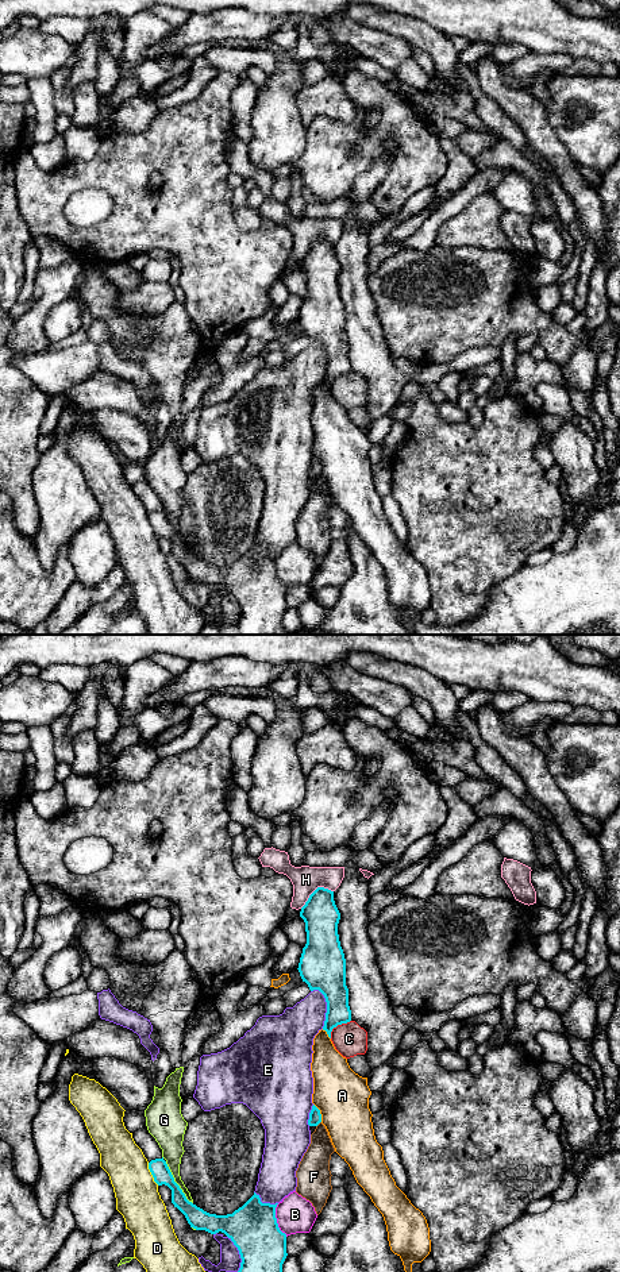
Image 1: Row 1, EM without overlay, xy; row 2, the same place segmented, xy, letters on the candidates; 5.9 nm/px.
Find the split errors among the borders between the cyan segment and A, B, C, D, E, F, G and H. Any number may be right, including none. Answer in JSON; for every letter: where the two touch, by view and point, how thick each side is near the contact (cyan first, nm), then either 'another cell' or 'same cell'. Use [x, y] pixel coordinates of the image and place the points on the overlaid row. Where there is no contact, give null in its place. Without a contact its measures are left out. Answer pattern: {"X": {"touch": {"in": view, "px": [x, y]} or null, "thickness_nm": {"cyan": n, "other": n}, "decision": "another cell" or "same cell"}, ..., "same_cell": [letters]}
{"A": {"touch": {"in": "xy", "px": [319, 1113]}, "thickness_nm": {"cyan": 80, "other": 320}, "decision": "another cell"}, "B": {"touch": {"in": "xy", "px": [276, 1220]}, "thickness_nm": {"cyan": 300, "other": 220}, "decision": "another cell"}, "C": {"touch": {"in": "xy", "px": [337, 1025]}, "thickness_nm": {"cyan": 160, "other": 190}, "decision": "another cell"}, "D": {"touch": {"in": "xy", "px": [151, 1174]}, "thickness_nm": {"cyan": 110, "other": 260}, "decision": "another cell"}, "E": {"touch": {"in": "xy", "px": [327, 1008]}, "thickness_nm": {"cyan": 280, "other": 260}, "decision": "another cell"}, "F": {"touch": {"in": "xy", "px": [319, 1122]}, "thickness_nm": {"cyan": 80, "other": 180}, "decision": "another cell"}, "G": {"touch": {"in": "xy", "px": [176, 1183]}, "thickness_nm": {"cyan": 120, "other": 140}, "decision": "another cell"}, "H": {"touch": {"in": "xy", "px": [315, 890]}, "thickness_nm": {"cyan": 220, "other": 170}, "decision": "another cell"}, "same_cell": []}

